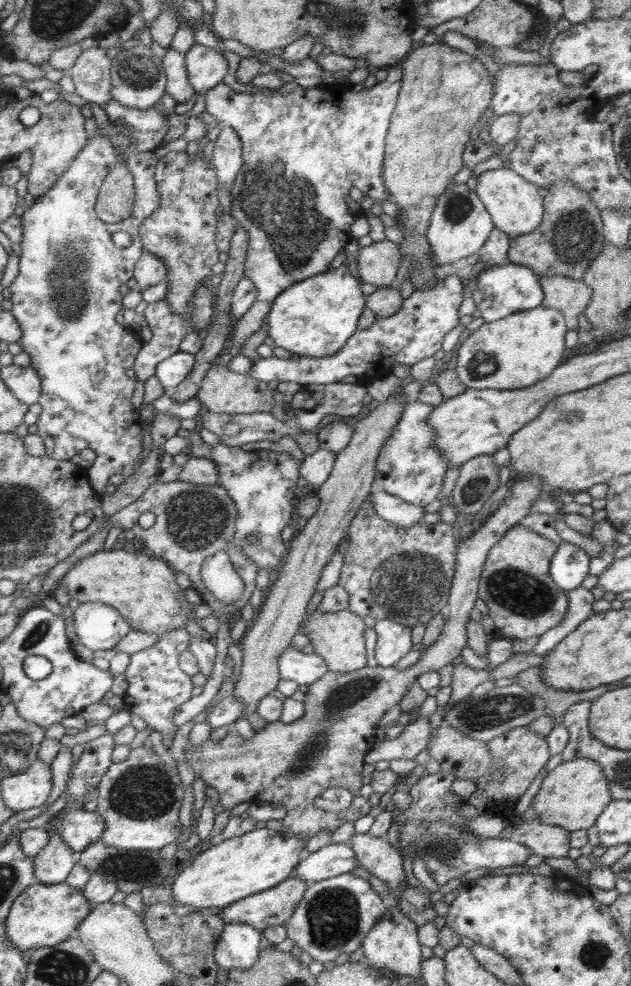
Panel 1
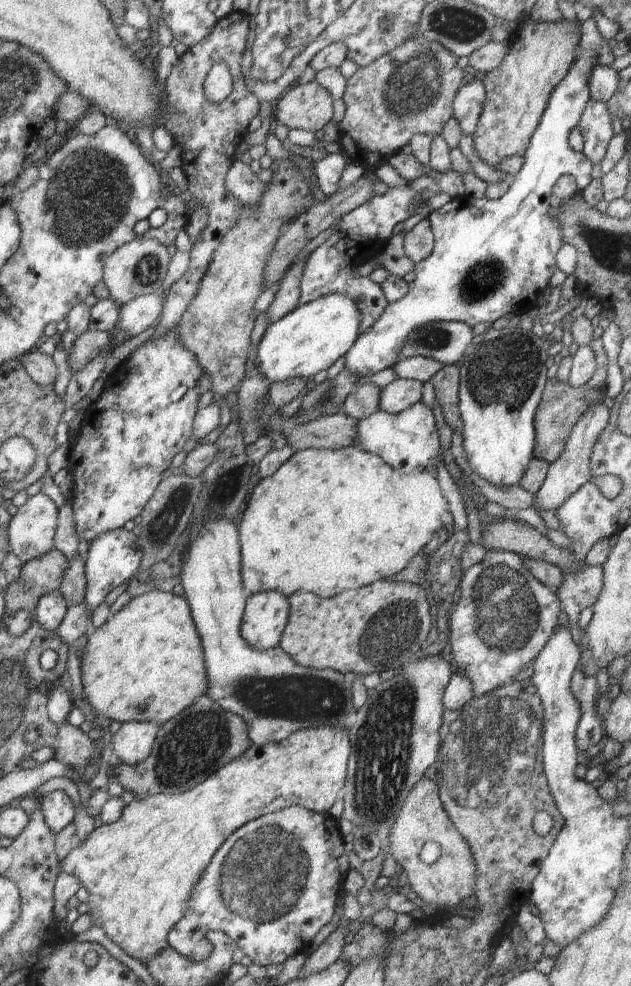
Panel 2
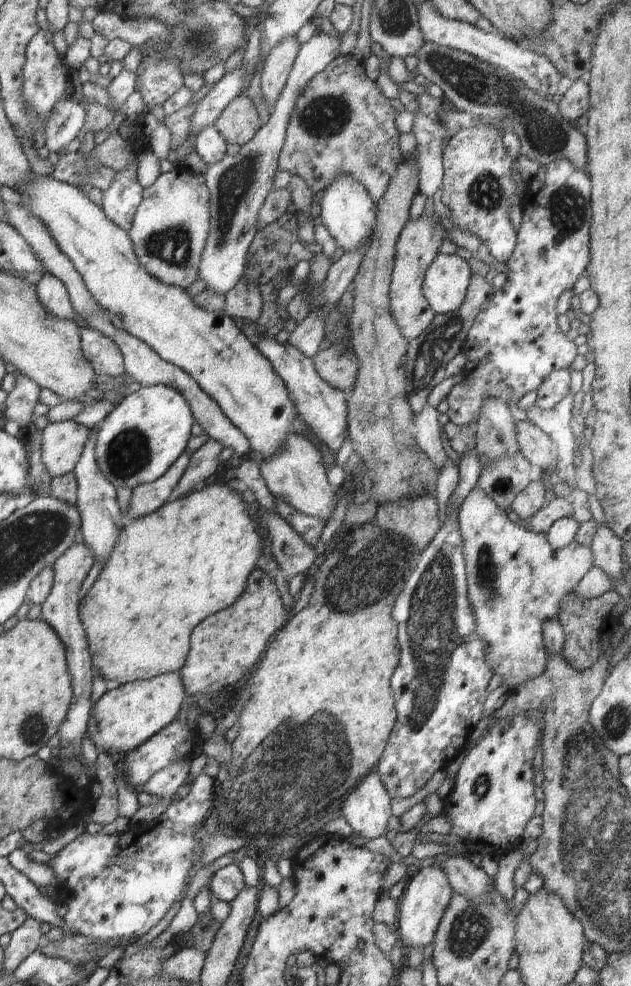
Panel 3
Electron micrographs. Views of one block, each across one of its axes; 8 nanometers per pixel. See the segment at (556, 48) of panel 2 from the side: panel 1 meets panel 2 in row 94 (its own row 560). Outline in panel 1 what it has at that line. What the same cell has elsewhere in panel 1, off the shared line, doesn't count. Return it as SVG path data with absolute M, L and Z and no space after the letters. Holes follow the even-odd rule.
M515 524L489 550L479 580L477 595L488 605L496 630L511 641L540 637L558 626L568 612L568 597L549 573L551 558L557 544L537 532Z

